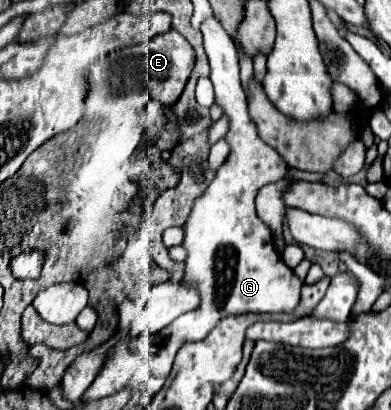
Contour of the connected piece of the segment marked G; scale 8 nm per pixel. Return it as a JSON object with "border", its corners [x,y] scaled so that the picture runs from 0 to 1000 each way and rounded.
{"border":[[[552,46],[522,51],[517,80],[522,120],[537,149],[537,193],[547,202],[552,256],[588,300],[573,334],[588,354],[588,378],[563,402],[527,466],[496,485],[486,529],[471,549],[465,602],[476,607],[476,656],[465,685],[506,710],[512,744],[445,778],[425,798],[430,812],[394,812],[379,827],[379,841],[358,841],[348,827],[327,841],[332,861],[358,861],[363,880],[389,895],[394,920],[419,920],[419,910],[430,920],[450,856],[471,837],[517,832],[517,822],[527,822],[527,812],[537,812],[537,802],[547,802],[547,793],[578,773],[619,763],[747,763],[767,744],[772,685],[716,632],[691,559],[665,539],[650,510],[660,456],[716,441],[731,427],[731,398],[706,363],[660,334],[655,310],[634,285],[629,227],[614,207],[614,163],[598,100]]]}

